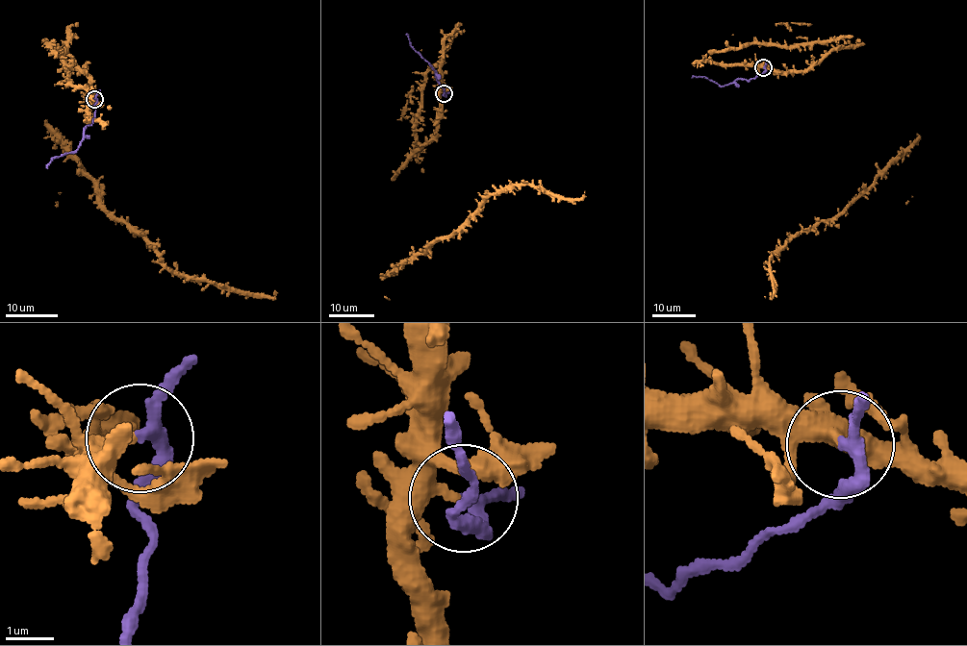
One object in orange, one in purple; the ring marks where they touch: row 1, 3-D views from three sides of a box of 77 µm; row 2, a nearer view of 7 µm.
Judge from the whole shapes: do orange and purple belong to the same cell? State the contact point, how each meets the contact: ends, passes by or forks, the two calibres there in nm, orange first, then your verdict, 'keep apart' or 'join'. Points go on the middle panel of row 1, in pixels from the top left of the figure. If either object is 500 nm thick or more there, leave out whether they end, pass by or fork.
(444, 93) | orange ends | purple passes by | 360/220 nm | keep apart

